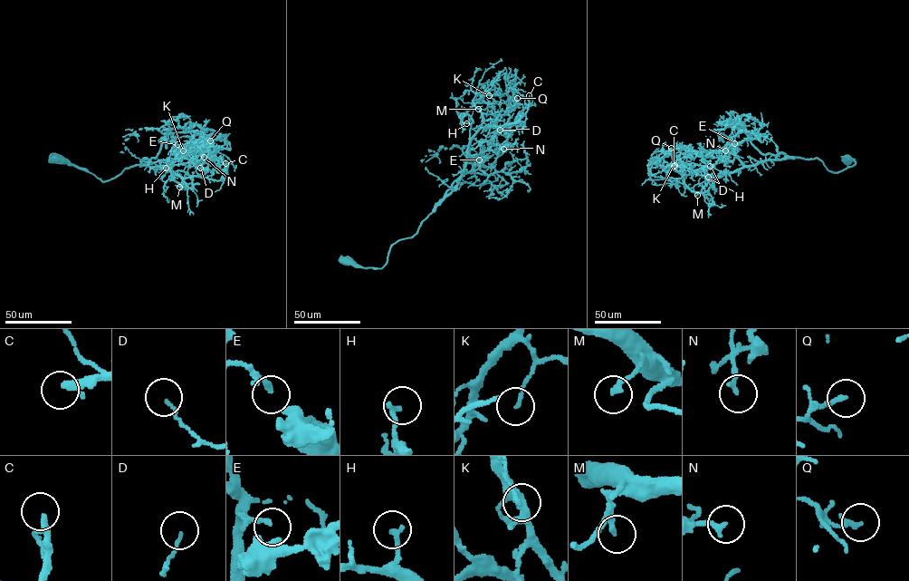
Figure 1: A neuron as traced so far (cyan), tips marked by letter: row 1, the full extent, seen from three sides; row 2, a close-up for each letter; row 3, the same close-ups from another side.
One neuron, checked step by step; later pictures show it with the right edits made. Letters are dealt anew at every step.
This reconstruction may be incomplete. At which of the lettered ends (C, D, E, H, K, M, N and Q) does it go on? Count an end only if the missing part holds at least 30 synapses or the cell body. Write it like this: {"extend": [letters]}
{"extend": ["C"]}

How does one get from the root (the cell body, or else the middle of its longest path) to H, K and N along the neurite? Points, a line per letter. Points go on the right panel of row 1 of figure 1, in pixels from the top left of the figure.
H: (847, 159), (854, 159), (855, 164), (836, 172), (817, 158), (790, 157), (768, 159), (710, 179), (708, 177)
K: (847, 159), (855, 164), (834, 172), (816, 158), (768, 159), (724, 174), (698, 193), (674, 165)
N: (847, 159), (855, 164), (834, 172), (816, 158), (744, 165), (727, 150), (720, 158), (725, 150)

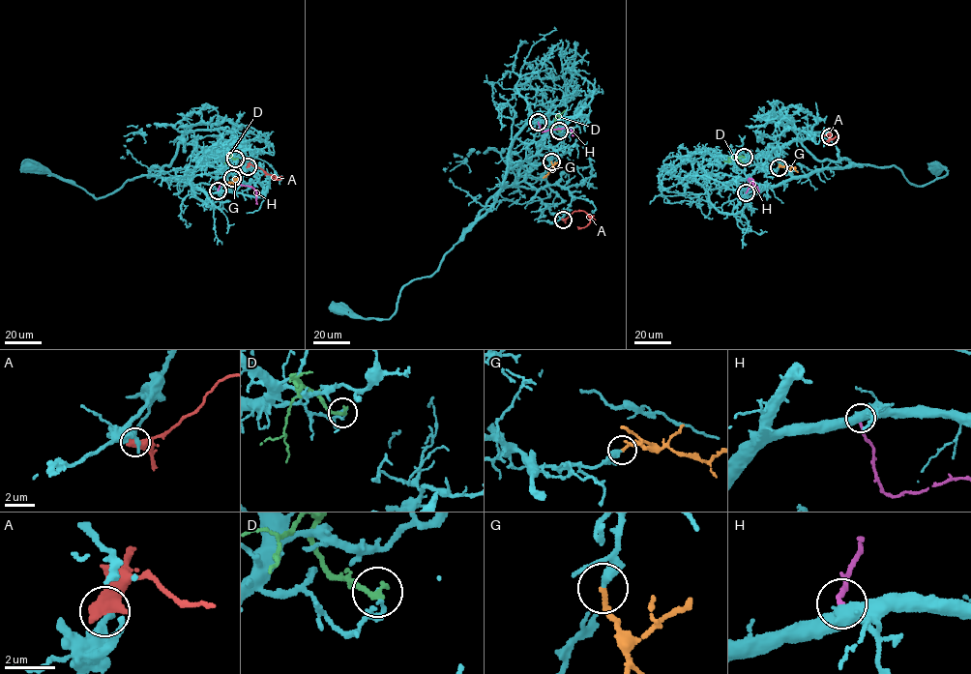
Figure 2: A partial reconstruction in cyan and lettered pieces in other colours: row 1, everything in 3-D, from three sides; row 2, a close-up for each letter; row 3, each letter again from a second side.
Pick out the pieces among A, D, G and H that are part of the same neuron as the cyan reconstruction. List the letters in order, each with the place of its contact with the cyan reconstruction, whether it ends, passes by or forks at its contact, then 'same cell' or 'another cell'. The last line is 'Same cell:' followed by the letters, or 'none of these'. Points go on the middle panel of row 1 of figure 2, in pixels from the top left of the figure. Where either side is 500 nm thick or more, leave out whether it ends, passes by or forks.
A: meets cyan at (563, 219); another cell
D: meets cyan at (559, 131); it ends there; another cell
G: meets cyan at (551, 161); it ends there; same cell
H: meets cyan at (538, 122); another cell
Same cell: G

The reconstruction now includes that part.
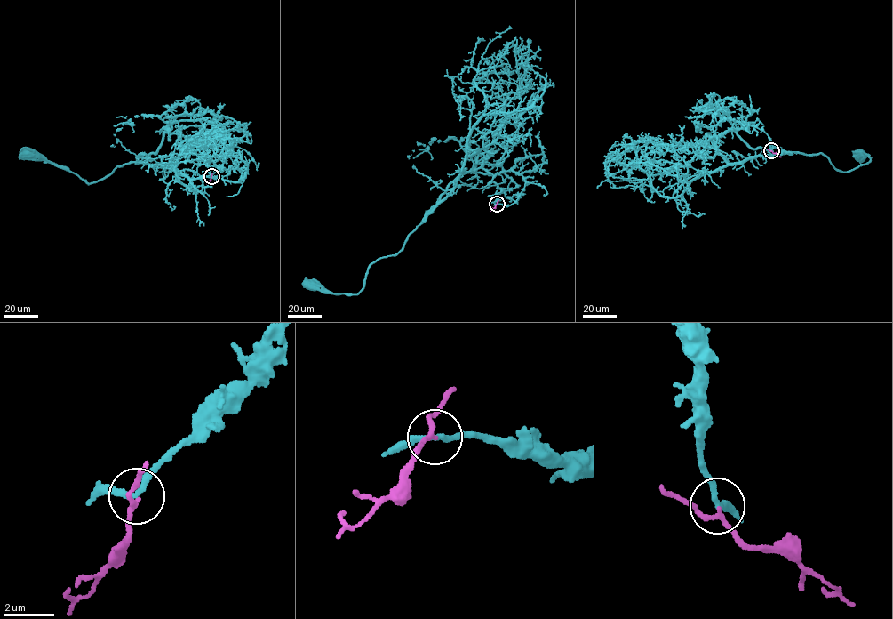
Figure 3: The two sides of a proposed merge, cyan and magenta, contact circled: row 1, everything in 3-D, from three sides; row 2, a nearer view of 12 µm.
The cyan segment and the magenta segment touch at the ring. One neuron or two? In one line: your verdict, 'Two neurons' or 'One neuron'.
Two neurons

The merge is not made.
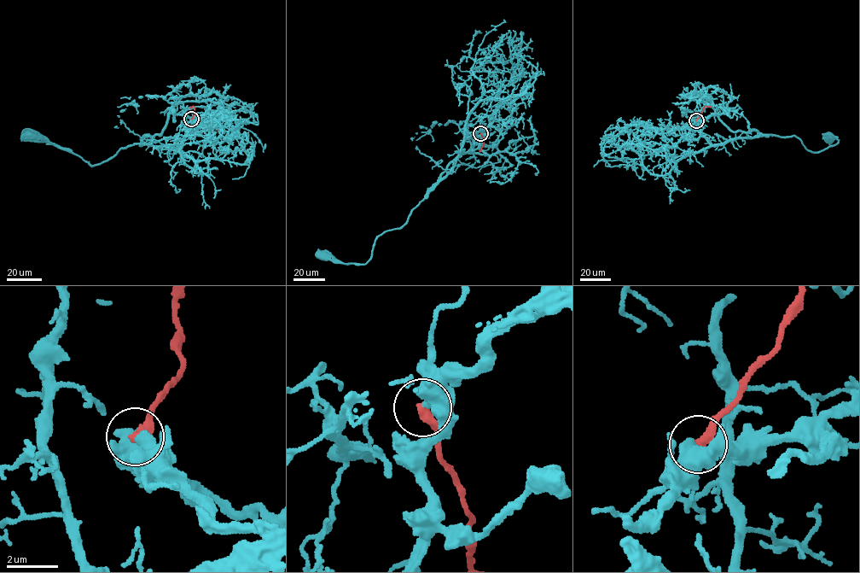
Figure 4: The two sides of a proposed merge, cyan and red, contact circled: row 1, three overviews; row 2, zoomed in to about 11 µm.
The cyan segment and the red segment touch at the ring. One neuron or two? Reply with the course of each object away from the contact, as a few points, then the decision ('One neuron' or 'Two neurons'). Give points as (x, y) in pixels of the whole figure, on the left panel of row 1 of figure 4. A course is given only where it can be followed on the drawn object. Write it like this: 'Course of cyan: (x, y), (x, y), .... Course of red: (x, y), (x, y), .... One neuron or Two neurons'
Course of cyan: (191, 119), (171, 113), (160, 135), (143, 137), (142, 143), (119, 149), (92, 166), (31, 136). Course of red: (191, 119), (194, 114), (194, 108), (191, 108). Two neurons

